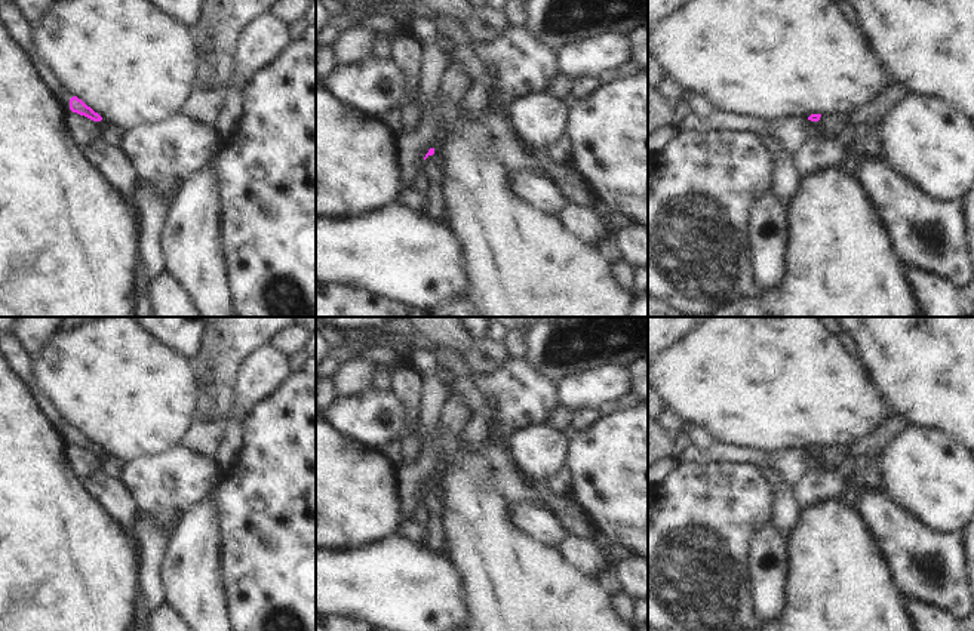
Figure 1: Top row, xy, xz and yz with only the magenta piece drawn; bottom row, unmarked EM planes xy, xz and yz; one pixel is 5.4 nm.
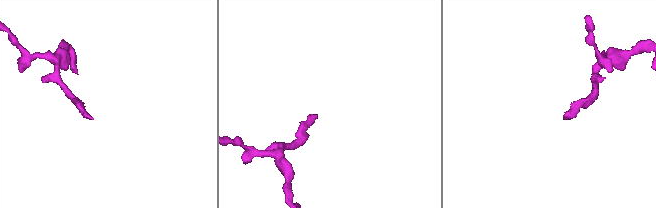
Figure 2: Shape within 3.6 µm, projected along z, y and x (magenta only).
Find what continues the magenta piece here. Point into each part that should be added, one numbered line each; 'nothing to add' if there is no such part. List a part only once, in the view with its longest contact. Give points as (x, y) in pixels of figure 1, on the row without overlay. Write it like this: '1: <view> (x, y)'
nothing to add

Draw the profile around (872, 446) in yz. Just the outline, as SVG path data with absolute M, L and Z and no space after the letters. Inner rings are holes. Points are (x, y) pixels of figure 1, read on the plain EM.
M892 416L876 433L860 438L857 443L849 446L835 444L830 447L821 447L817 455L824 462L838 465L841 465L848 455L854 458L864 455L878 459L889 441L904 433L909 427L910 424L903 416Z

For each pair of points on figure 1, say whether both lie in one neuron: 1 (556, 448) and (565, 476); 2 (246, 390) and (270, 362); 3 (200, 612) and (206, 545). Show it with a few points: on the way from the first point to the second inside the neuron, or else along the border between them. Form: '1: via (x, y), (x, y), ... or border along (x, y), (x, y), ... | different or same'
1: border along (565, 465), (547, 480) | different
2: via (254, 382), (267, 369) | same
3: via (200, 596), (200, 562) | same

